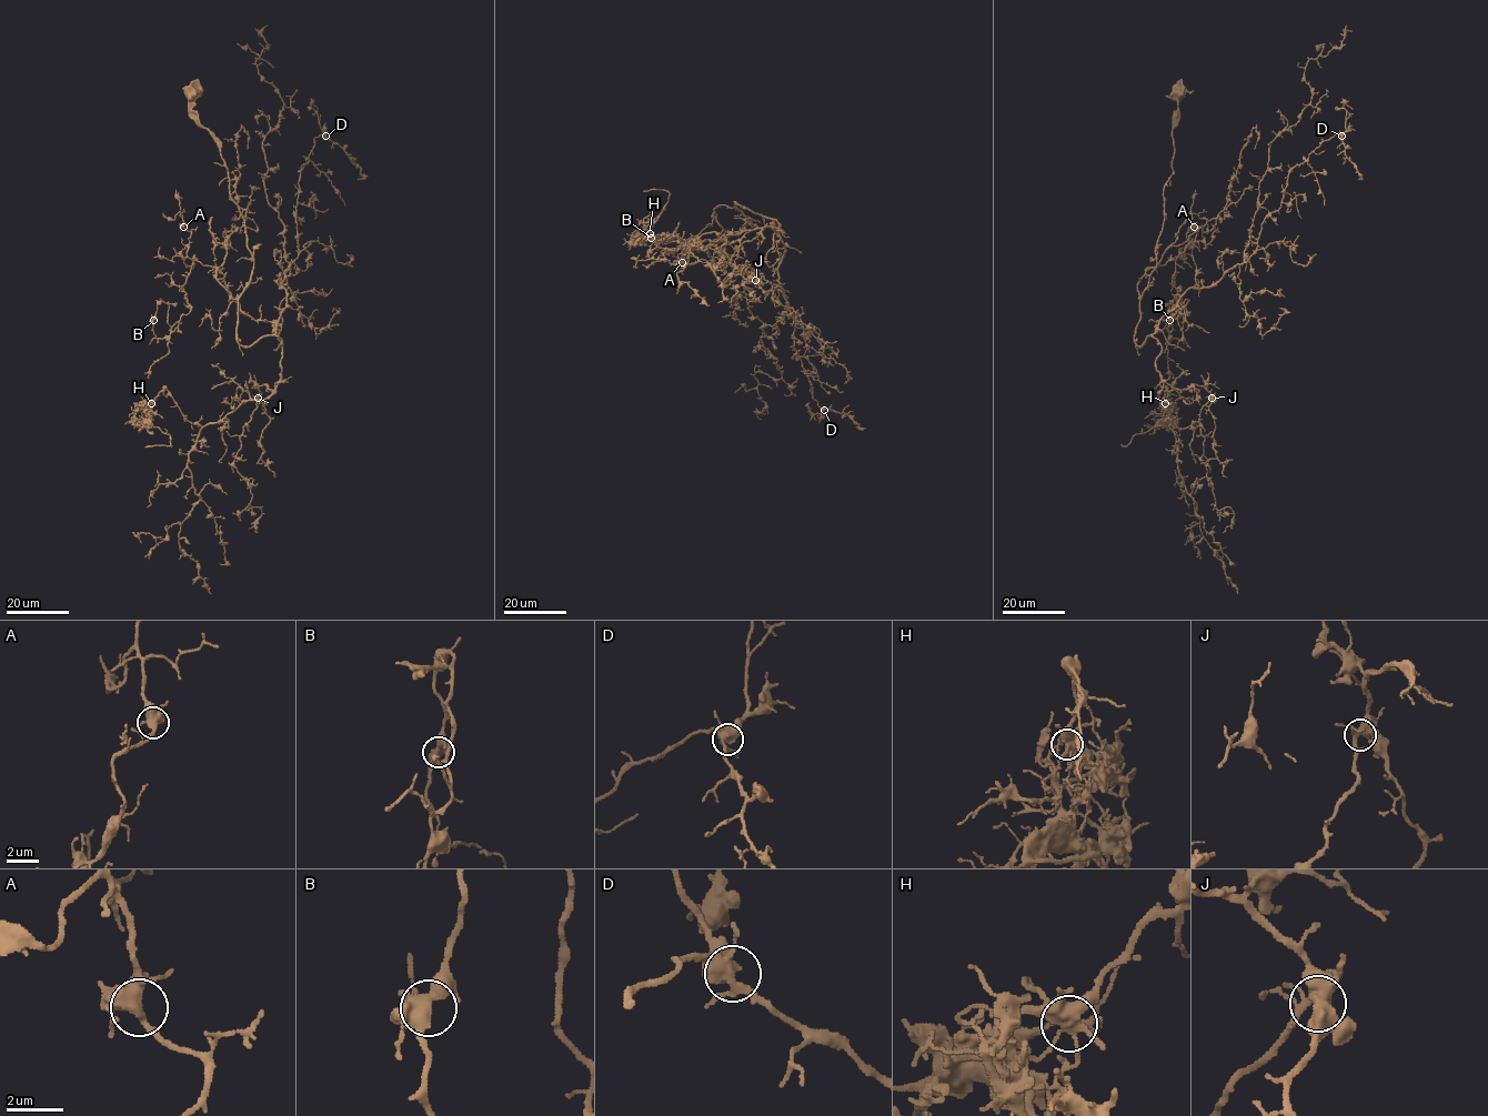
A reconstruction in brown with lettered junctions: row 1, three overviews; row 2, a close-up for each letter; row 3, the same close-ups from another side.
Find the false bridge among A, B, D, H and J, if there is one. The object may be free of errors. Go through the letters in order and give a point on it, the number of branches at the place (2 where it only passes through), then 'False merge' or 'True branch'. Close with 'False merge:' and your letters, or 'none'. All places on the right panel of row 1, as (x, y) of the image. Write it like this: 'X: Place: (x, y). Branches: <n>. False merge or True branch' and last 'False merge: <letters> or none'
A: Place: (1194, 227). Branches: 5. True branch
B: Place: (1169, 320). Branches: 5. True branch
D: Place: (1341, 136). Branches: 5. True branch
H: Place: (1165, 403). Branches: 7. False merge
J: Place: (1212, 398). Branches: 5. True branch
False merge: H

